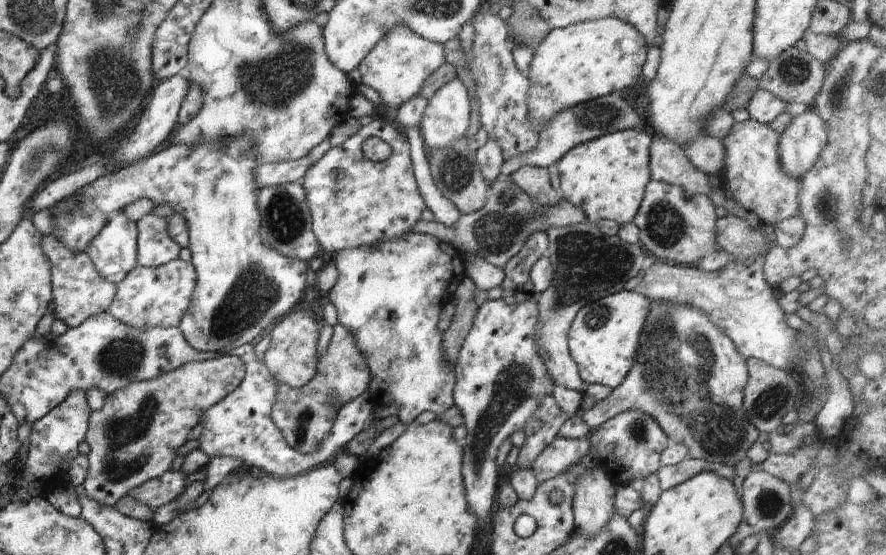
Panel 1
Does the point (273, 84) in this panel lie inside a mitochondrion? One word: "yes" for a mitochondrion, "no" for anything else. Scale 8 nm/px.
yes

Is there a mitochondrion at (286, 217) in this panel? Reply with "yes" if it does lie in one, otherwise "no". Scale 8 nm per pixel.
yes

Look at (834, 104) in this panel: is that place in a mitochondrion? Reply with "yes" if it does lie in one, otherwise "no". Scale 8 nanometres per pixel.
yes

